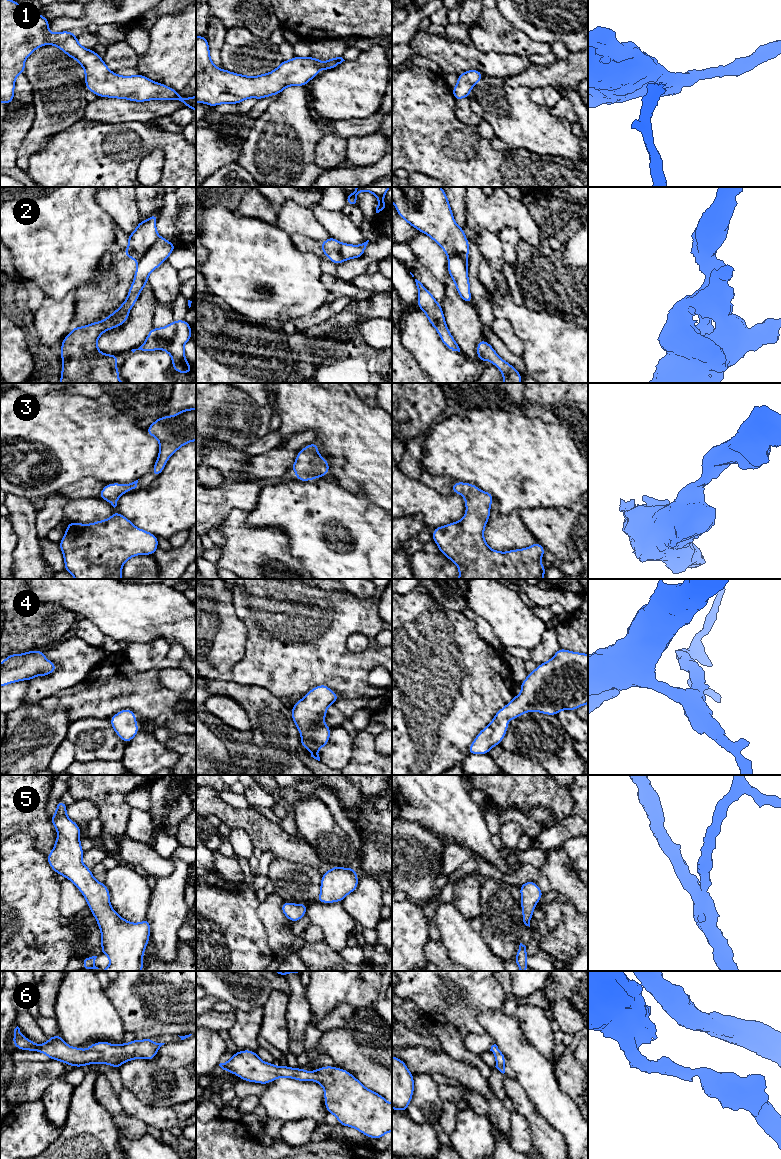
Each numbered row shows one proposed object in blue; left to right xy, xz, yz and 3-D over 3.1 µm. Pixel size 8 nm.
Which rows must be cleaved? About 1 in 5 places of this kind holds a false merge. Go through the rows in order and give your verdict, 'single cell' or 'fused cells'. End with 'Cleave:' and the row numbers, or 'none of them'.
1: single cell
2: fused cells
3: single cell
4: single cell
5: single cell
6: single cell
Cleave: 2

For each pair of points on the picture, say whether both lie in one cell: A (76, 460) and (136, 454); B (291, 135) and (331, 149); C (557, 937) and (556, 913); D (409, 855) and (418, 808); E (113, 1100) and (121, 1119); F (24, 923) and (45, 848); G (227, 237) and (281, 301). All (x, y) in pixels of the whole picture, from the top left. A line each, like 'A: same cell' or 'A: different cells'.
A: same cell
B: different cells
C: different cells
D: different cells
E: same cell
F: different cells
G: same cell

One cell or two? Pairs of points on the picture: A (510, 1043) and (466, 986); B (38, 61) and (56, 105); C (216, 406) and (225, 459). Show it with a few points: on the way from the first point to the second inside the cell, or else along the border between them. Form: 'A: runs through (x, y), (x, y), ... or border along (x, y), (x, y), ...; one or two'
A: border along (500, 1009), (478, 1015), (485, 1031); two
B: runs through (49, 72), (56, 79), (56, 94); one
C: border along (212, 439), (225, 442), (229, 446), (245, 448); two

